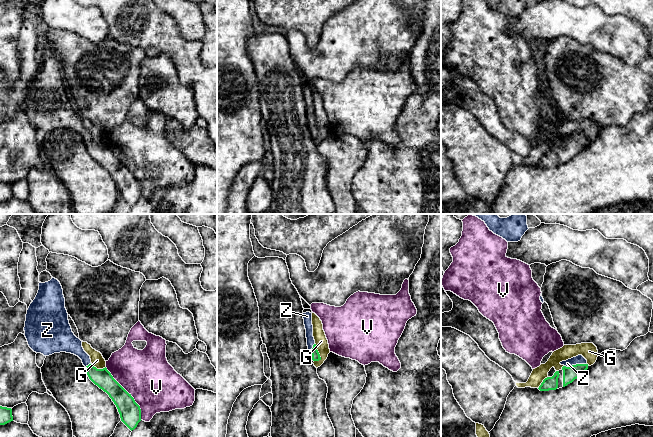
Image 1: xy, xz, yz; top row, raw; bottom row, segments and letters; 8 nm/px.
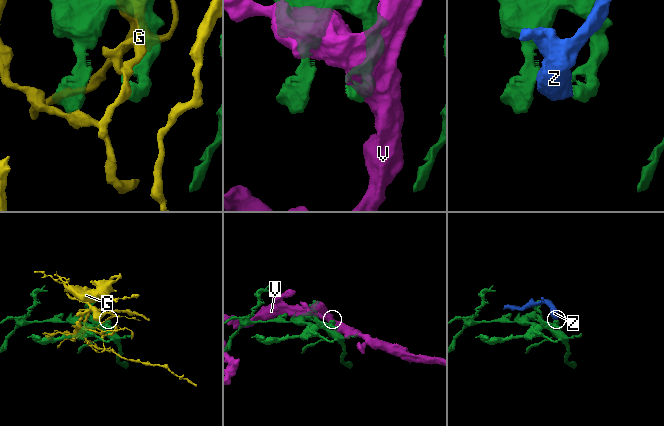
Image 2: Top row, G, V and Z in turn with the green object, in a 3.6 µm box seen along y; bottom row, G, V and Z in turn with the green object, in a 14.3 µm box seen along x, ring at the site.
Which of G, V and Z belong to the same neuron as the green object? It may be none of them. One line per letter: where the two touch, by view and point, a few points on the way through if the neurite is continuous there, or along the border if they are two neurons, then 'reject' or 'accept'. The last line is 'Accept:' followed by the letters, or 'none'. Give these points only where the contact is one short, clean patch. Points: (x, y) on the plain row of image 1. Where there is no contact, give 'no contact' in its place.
G: xz (318, 128) | reject
V: xy (128, 169) | reject
Z: yz (576, 140) | across yz (571, 149), (576, 140), (579, 135) | accept
Accept: Z

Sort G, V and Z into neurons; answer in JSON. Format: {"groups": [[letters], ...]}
{"groups": [["G"], ["V"], ["Z"]]}

